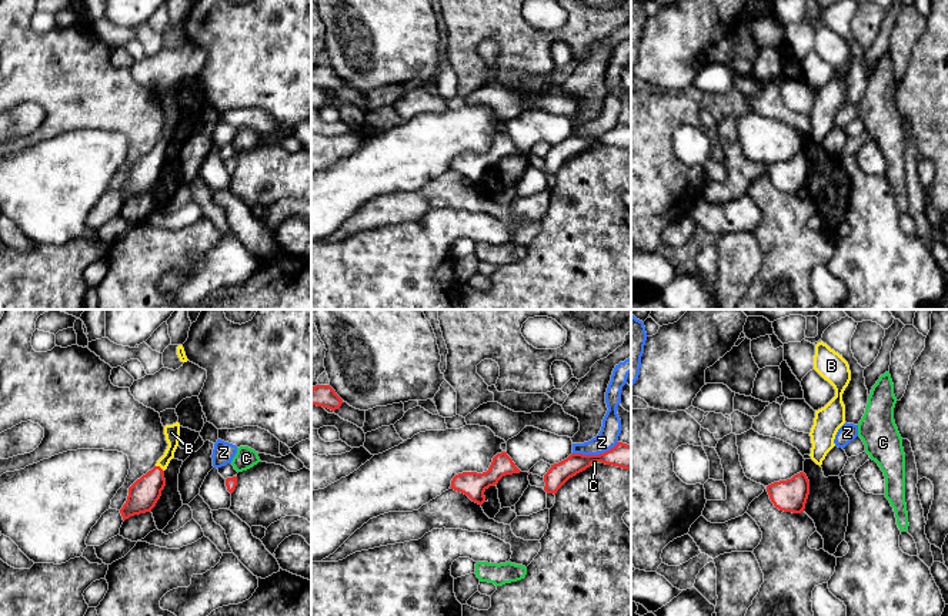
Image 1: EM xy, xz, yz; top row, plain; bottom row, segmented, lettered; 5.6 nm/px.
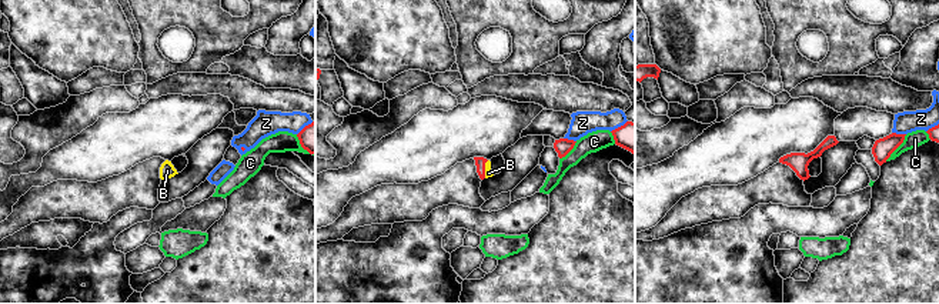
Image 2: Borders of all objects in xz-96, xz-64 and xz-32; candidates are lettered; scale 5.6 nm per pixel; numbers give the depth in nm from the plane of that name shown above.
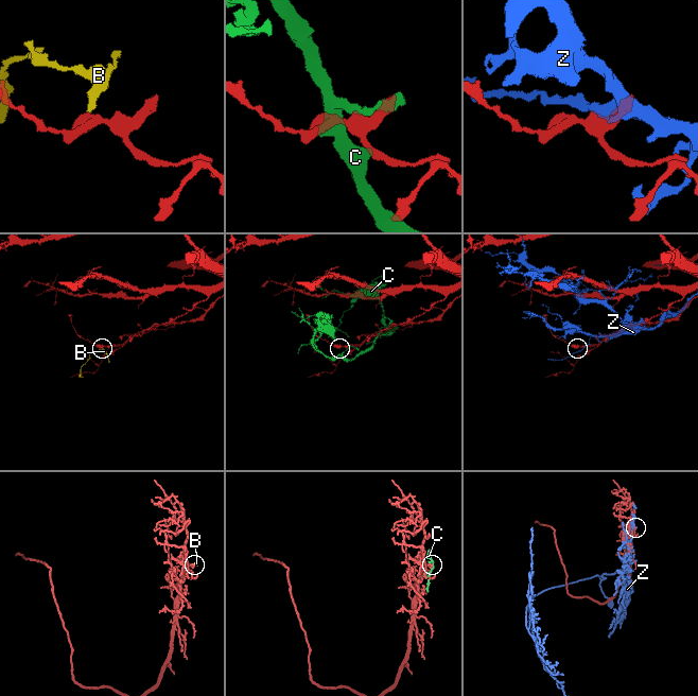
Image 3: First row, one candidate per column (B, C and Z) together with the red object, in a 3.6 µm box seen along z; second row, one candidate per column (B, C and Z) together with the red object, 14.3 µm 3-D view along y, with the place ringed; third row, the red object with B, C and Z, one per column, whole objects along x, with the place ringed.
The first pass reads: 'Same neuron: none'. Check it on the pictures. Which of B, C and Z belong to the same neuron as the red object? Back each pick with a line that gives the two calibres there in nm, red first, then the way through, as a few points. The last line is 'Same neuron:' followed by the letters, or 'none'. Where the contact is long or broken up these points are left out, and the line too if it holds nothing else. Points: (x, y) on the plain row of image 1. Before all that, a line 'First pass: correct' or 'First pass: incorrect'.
First pass: incorrect
B: 170/90 nm | across xy (143, 176), (160, 149), (172, 129), (172, 113)
Same neuron: B

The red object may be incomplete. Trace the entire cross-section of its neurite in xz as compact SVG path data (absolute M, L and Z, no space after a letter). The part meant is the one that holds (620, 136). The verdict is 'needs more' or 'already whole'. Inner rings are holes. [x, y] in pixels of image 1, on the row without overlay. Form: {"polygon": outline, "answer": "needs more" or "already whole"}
{"polygon": "M617 123L614 128L600 135L571 134L567 140L551 145L544 155L544 171L557 174L557 171L573 157L590 148L594 143L631 150L631 127Z", "answer": "already whole"}

